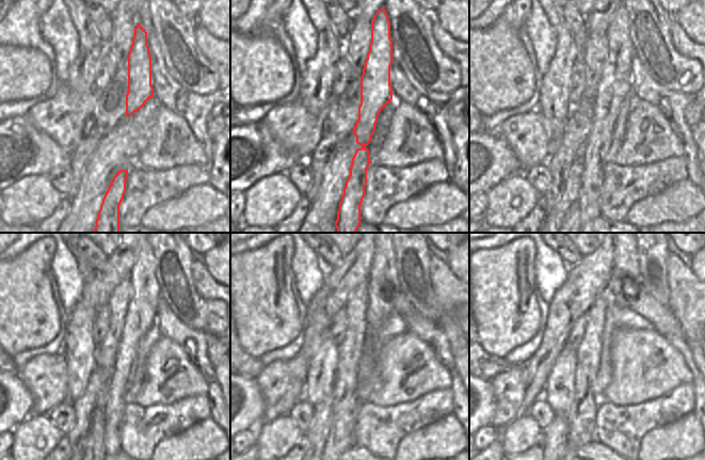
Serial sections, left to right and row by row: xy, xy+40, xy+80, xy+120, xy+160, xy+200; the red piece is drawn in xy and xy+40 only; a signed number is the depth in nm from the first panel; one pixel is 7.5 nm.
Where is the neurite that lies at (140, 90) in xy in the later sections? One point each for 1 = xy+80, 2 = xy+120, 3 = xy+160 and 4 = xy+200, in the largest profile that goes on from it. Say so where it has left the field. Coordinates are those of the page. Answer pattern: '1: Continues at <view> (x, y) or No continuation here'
1: Continues at xy+80 (614, 84)
2: Continues at xy+120 (144, 291)
3: Continues at xy+160 (382, 279)
4: Continues at xy+200 (625, 258)

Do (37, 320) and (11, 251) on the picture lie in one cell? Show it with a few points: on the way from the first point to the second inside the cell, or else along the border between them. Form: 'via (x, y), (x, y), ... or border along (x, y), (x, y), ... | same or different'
border along (32, 243), (11, 259) | different

